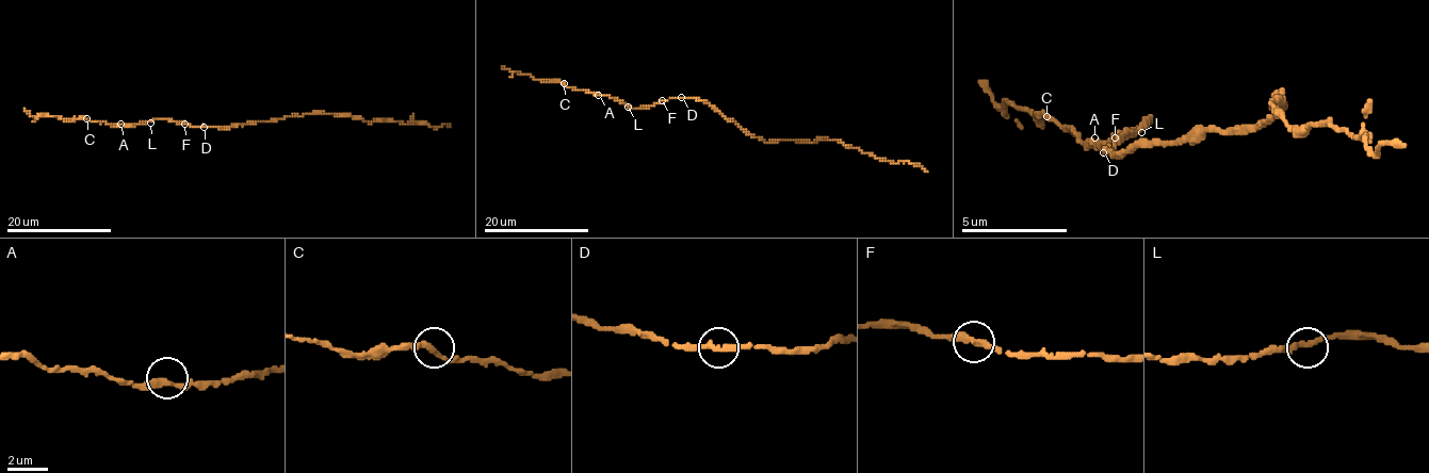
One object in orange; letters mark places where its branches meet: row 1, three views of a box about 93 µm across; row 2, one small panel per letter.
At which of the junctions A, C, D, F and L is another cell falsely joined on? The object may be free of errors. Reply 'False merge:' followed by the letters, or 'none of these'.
False merge: none of these

